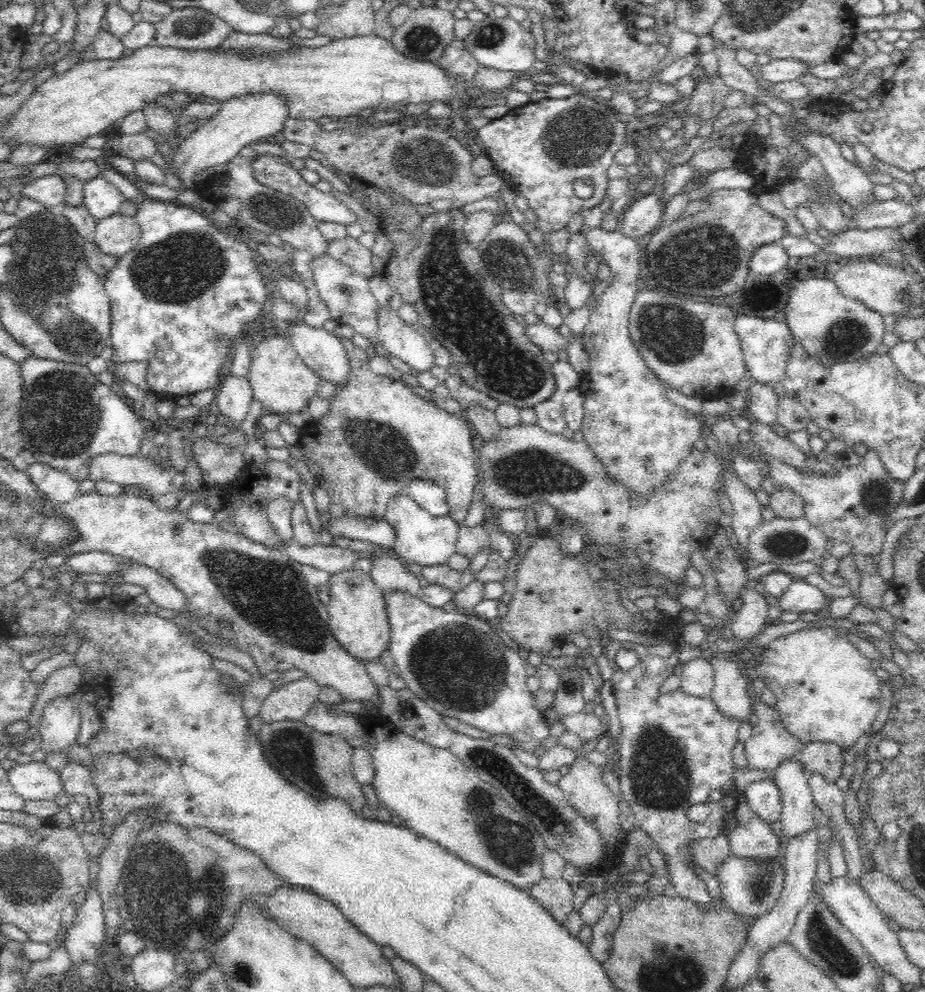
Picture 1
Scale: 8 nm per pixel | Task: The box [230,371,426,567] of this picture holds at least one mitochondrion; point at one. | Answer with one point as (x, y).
(384, 451)

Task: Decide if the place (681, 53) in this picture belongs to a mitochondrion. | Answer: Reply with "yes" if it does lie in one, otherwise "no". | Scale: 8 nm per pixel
no

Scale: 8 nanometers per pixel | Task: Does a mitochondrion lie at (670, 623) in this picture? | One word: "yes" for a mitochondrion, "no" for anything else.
no

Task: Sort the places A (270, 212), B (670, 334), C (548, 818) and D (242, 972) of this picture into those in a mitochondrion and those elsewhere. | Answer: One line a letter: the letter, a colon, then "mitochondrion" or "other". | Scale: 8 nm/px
A: mitochondrion
B: mitochondrion
C: mitochondrion
D: mitochondrion

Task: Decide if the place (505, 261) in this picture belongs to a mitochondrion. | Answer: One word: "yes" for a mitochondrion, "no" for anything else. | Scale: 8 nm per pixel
yes

